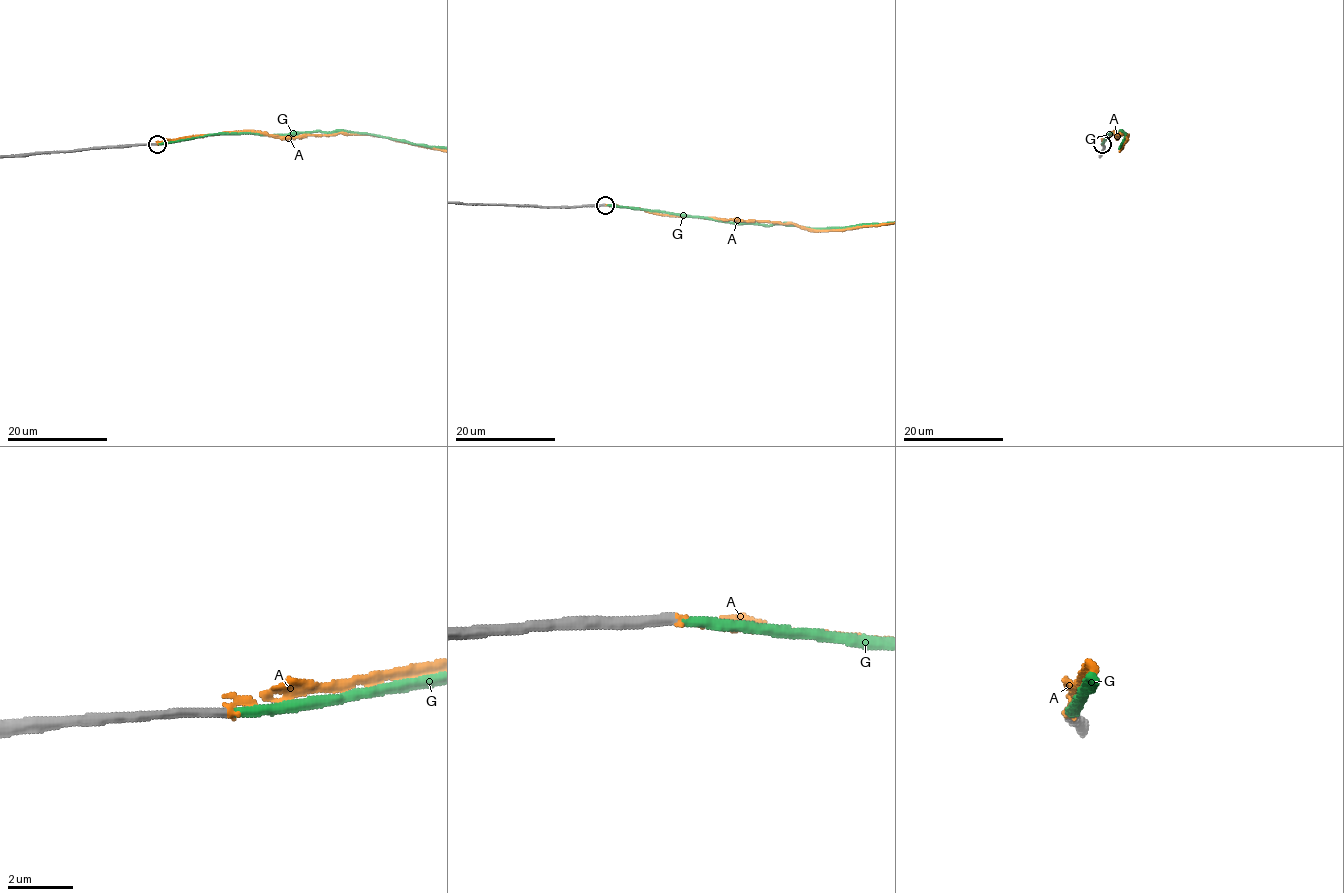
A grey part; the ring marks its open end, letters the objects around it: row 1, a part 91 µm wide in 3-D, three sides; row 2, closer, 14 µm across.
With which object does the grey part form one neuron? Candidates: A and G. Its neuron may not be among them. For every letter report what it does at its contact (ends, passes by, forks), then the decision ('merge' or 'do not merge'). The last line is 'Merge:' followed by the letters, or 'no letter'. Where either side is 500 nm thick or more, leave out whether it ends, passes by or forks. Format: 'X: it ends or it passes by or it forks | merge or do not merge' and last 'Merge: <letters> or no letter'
A: it ends | do not merge
G: it ends | merge
Merge: G

